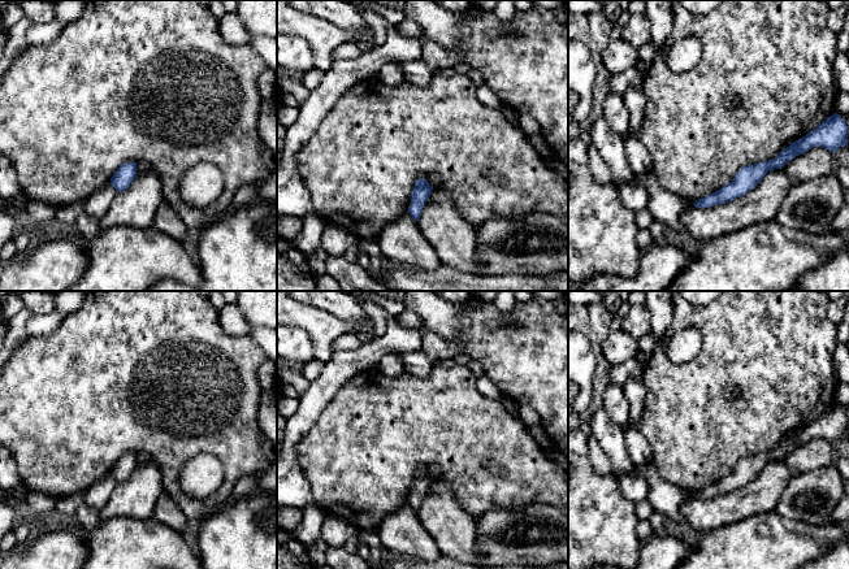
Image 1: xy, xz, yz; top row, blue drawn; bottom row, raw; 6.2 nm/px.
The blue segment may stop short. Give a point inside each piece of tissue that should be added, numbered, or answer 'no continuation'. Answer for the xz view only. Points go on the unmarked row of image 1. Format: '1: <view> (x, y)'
no continuation

